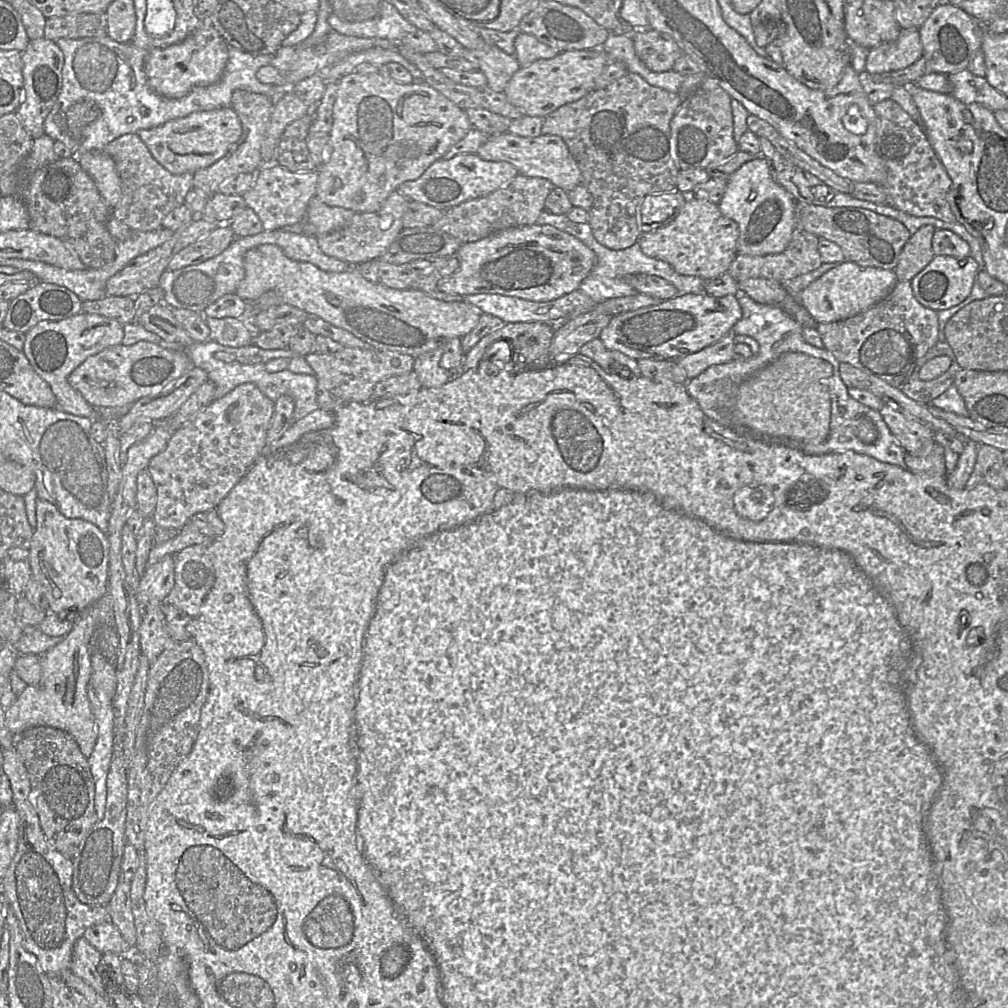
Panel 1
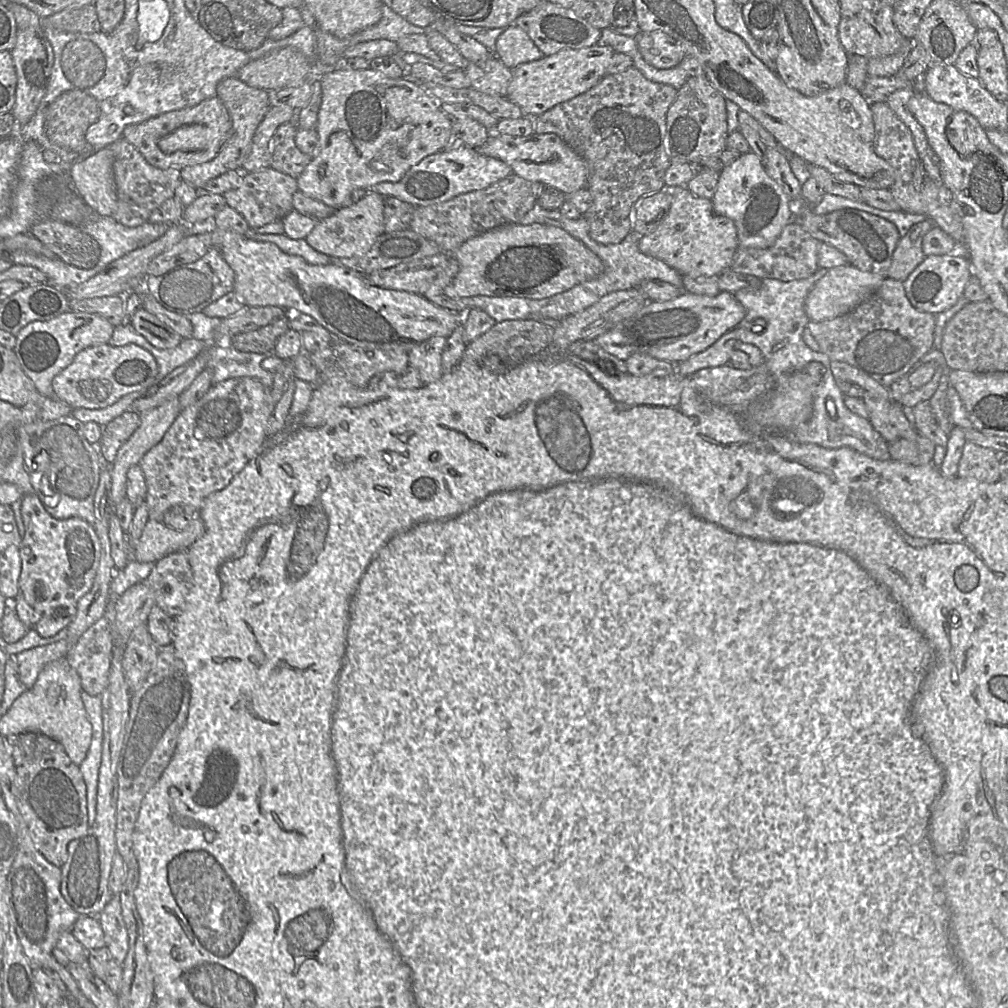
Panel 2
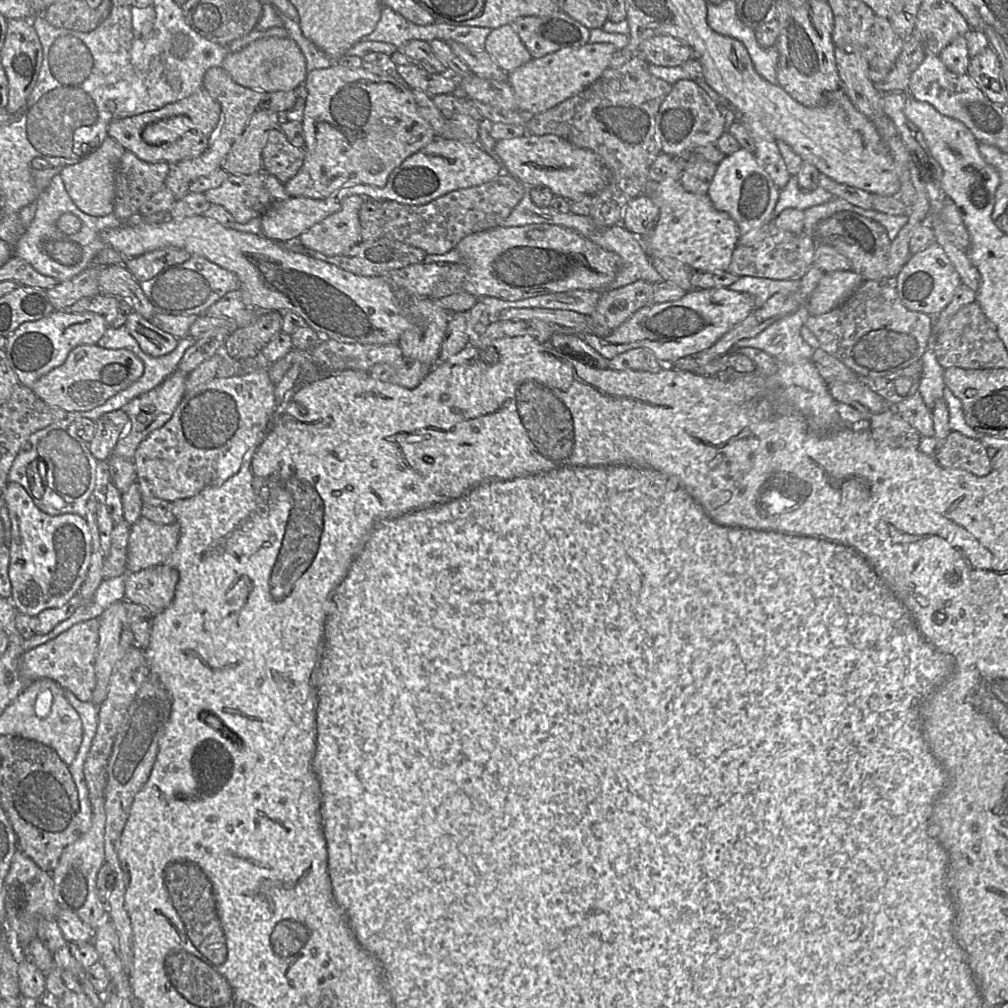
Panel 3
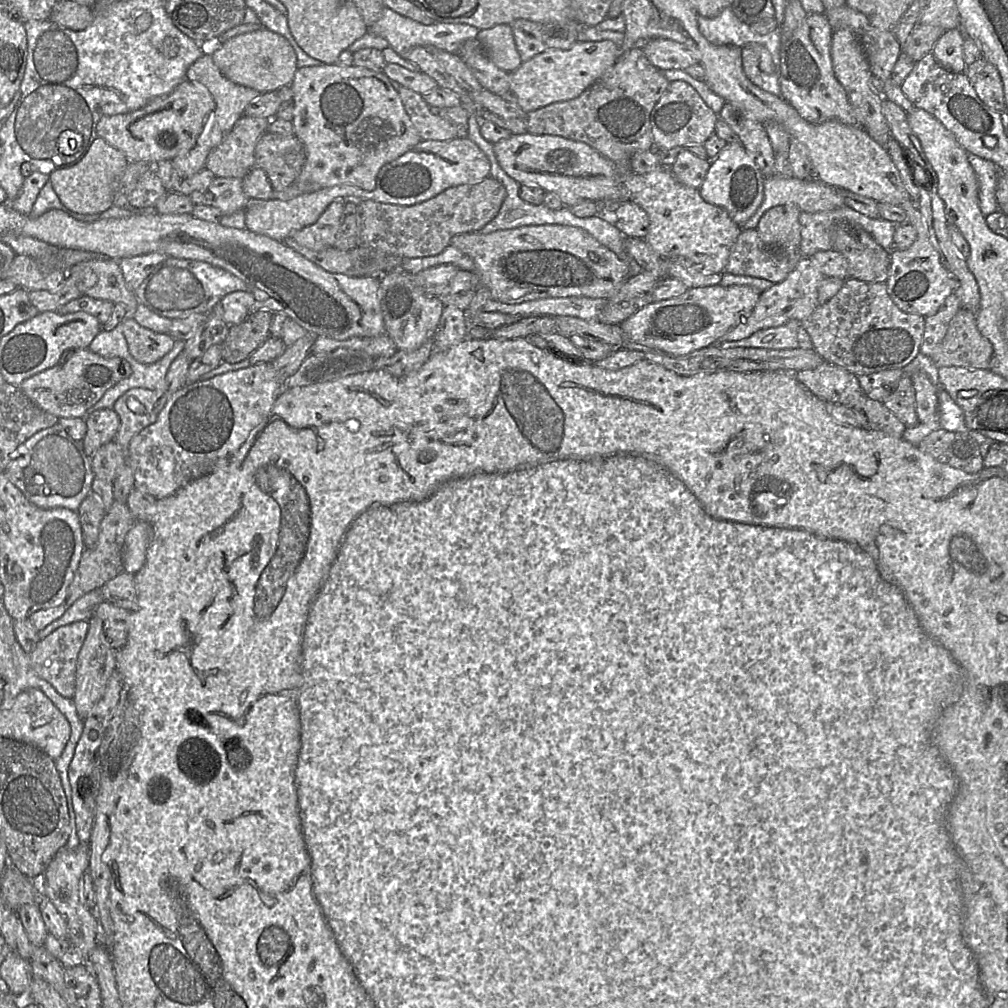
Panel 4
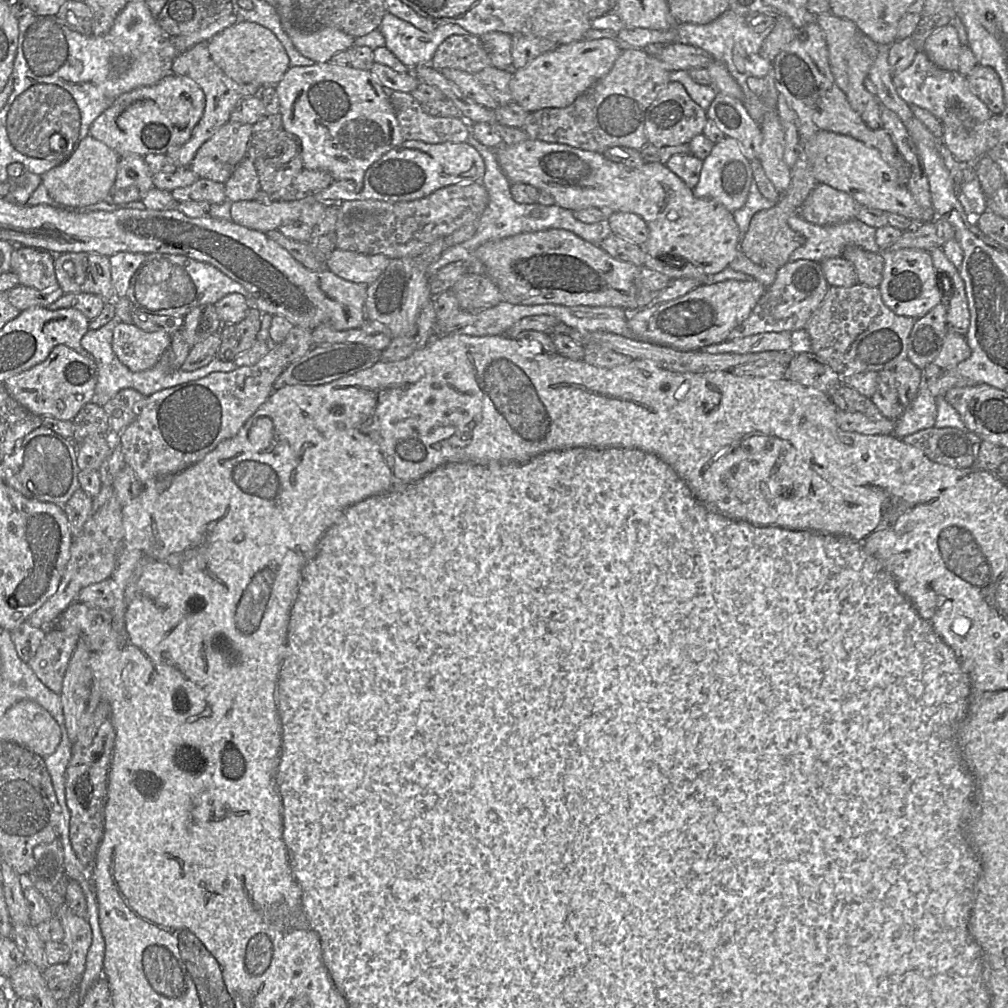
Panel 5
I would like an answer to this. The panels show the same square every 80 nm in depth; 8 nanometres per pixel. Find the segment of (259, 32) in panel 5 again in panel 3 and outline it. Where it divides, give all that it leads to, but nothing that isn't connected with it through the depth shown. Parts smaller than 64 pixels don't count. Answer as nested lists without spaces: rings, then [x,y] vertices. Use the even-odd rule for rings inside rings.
[[[289,36],[257,39],[241,50],[227,54],[221,67],[236,83],[263,92],[297,89],[303,85],[308,73],[303,52]]]

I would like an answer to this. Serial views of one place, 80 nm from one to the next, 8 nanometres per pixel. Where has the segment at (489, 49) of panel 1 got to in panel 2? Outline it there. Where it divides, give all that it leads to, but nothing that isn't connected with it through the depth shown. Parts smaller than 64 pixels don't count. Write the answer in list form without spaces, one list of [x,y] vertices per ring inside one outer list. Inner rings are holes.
[[[493,53],[482,65],[467,61],[465,73],[470,80],[470,87],[489,95],[506,97],[512,69]]]

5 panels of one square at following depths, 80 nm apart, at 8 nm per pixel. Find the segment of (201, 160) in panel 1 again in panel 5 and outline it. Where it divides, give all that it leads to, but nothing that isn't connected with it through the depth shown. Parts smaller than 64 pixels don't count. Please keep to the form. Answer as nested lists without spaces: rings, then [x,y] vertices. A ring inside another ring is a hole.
[[[170,73],[157,83],[135,88],[118,96],[91,124],[89,135],[120,154],[144,157],[166,154],[187,142],[201,119],[205,95],[201,87],[186,76]]]

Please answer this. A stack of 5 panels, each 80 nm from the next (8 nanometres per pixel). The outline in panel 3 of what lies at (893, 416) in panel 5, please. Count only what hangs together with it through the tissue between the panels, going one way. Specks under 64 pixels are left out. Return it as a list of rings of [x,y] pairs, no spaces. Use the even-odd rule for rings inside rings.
[[[919,391],[894,405],[894,408],[922,437],[934,436],[935,429],[932,412],[926,406]]]

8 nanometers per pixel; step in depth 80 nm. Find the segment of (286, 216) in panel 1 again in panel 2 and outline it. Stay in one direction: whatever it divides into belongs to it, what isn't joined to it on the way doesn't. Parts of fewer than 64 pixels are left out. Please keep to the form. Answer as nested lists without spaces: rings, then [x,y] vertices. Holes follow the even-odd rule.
[[[266,168],[256,172],[244,173],[239,187],[223,194],[229,207],[241,214],[251,229],[281,221],[293,210],[293,196],[298,191],[297,177],[292,177],[275,169]]]

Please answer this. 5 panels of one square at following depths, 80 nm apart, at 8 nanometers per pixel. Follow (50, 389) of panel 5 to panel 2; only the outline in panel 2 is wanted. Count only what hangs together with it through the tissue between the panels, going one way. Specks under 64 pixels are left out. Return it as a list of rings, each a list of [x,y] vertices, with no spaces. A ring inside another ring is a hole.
[[[101,344],[80,351],[73,362],[55,376],[52,382],[55,399],[72,409],[106,408],[121,397],[147,389],[157,382],[158,366],[153,355],[135,344],[111,346]]]

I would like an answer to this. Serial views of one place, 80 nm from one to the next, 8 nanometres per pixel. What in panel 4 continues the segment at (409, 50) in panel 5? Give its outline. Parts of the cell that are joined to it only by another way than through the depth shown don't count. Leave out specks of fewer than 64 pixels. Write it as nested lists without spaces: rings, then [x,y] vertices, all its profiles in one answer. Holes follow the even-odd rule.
[[[384,7],[381,18],[369,28],[369,32],[386,39],[389,47],[406,59],[408,51],[415,46],[435,47],[450,53],[456,53],[463,41],[477,37],[479,29],[465,23],[424,25]]]

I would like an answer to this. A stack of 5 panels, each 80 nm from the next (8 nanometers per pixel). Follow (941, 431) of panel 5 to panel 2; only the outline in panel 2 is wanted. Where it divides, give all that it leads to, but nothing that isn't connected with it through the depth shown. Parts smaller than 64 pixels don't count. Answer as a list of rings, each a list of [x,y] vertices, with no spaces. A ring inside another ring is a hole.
[[[967,441],[959,461],[958,476],[975,478],[986,483],[999,481],[1001,475],[996,452]]]

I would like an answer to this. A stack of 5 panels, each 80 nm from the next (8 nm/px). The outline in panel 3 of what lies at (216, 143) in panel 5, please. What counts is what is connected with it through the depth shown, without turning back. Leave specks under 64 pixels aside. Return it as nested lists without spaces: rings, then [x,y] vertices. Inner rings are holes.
[[[258,109],[241,136],[232,145],[221,168],[230,175],[250,175],[263,171],[262,151],[270,130],[279,127],[282,114]]]

